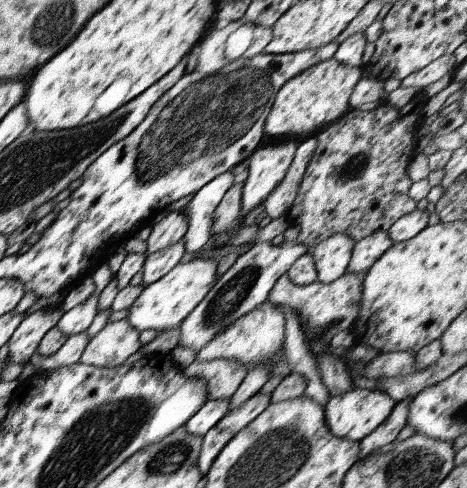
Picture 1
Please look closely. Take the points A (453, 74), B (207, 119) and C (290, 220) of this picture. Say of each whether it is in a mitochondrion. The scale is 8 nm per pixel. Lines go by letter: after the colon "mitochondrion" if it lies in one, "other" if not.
A: other
B: mitochondrion
C: other

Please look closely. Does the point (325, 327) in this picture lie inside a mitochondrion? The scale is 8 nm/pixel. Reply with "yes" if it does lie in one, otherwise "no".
yes

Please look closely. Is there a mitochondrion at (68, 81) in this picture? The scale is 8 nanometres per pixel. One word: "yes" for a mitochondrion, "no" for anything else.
no

